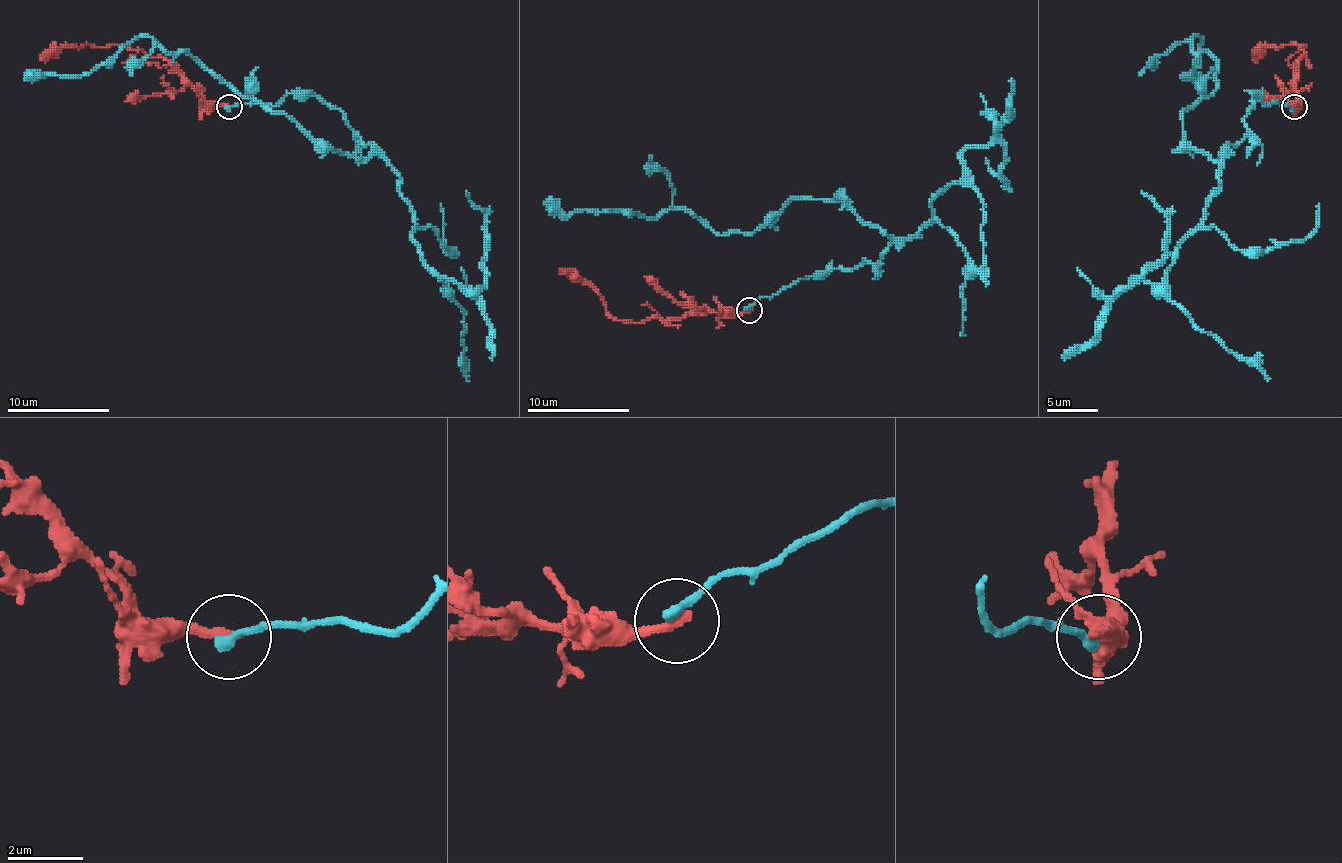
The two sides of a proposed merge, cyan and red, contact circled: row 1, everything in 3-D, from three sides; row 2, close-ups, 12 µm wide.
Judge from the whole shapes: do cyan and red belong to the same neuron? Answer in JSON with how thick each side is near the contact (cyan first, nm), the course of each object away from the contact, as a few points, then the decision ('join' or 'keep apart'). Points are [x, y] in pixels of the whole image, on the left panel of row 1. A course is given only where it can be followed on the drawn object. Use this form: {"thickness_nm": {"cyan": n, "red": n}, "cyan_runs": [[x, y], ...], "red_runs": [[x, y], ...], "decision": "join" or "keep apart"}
{"thickness_nm": {"cyan": 280, "red": 280}, "cyan_runs": [[227, 106], [312, 93], [343, 114], [371, 152], [340, 155], [153, 37], [132, 39], [81, 75], [24, 80]], "red_runs": [[230, 106], [207, 103], [166, 60], [127, 49], [122, 44], [96, 47], [86, 44], [53, 49], [40, 60]], "decision": "keep apart"}

